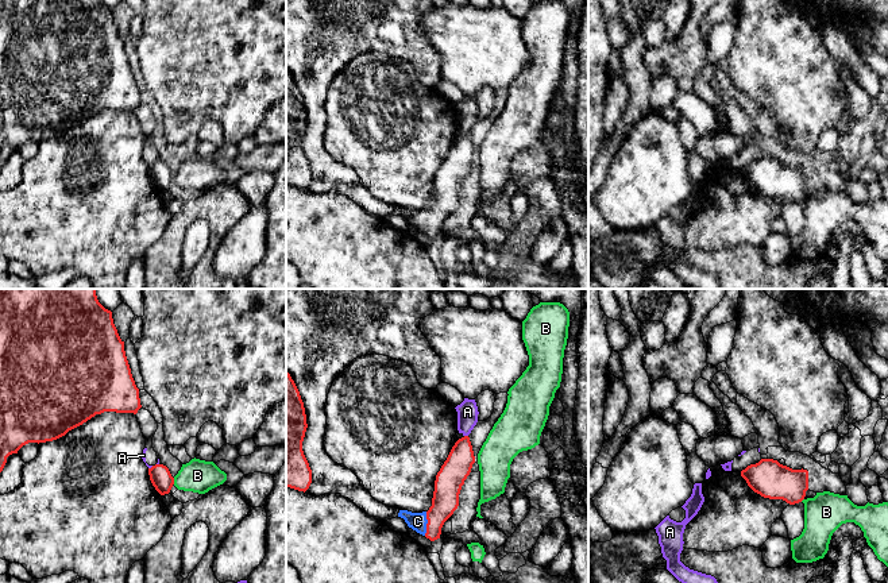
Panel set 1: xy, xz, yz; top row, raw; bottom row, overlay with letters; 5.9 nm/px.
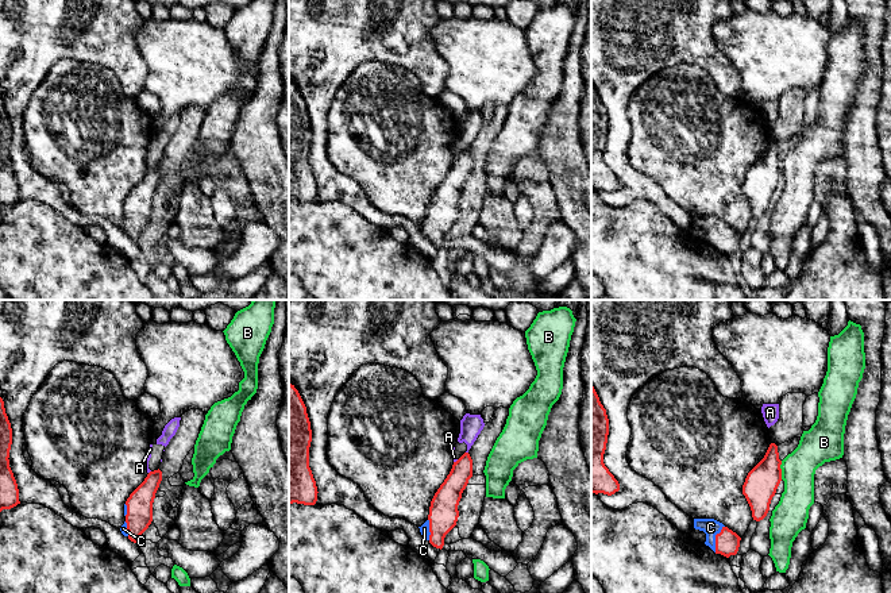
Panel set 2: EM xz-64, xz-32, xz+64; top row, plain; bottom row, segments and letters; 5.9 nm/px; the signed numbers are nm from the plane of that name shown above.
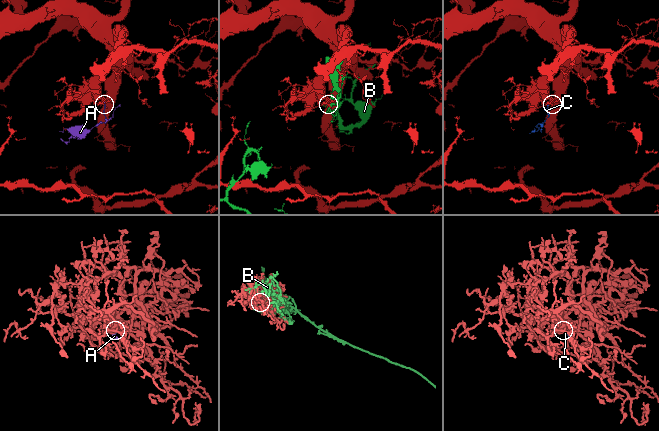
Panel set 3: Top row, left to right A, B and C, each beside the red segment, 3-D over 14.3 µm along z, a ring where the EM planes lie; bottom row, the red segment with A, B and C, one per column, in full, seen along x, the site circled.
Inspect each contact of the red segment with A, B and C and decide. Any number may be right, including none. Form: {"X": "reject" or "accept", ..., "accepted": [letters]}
{"A": "reject", "B": "reject", "C": "accept", "accepted": ["C"]}

